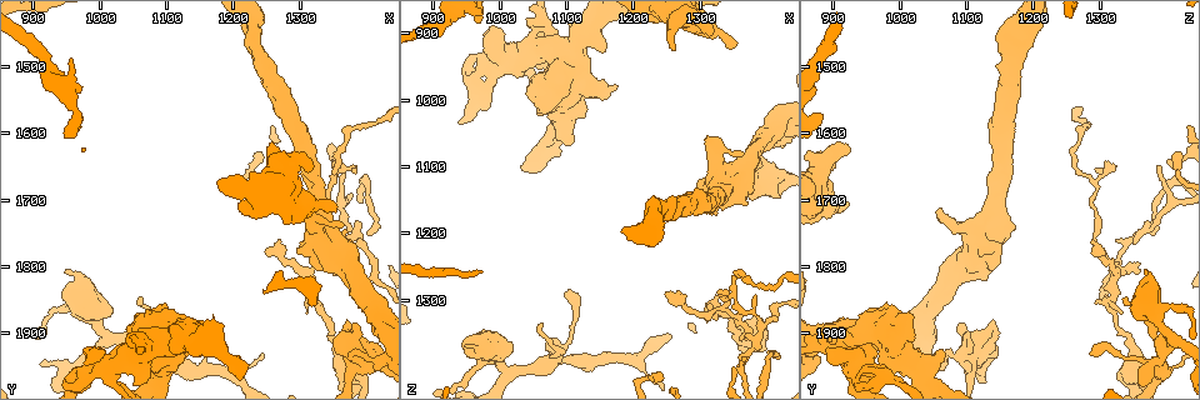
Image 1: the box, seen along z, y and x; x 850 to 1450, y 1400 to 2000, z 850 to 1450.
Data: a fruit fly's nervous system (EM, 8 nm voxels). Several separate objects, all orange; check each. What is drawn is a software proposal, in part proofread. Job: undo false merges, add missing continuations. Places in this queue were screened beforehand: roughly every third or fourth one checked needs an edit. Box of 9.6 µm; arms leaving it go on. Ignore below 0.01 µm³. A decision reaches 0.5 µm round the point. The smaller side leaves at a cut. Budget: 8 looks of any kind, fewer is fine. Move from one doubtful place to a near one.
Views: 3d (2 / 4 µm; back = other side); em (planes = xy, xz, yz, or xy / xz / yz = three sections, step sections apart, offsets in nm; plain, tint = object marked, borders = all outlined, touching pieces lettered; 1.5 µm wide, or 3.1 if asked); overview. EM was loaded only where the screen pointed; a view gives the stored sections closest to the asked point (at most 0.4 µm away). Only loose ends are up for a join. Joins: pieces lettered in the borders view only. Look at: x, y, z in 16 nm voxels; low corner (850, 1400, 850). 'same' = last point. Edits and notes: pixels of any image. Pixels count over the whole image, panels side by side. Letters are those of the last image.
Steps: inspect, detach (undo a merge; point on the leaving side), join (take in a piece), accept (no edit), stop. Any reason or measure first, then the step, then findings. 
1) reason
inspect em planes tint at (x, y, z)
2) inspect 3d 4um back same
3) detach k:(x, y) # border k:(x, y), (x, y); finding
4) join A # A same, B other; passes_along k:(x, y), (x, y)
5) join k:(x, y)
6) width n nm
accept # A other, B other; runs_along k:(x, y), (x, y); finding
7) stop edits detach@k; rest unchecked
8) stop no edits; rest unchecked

an open end
inspect em xz step 4 tint at (1415, 1920, 1150)

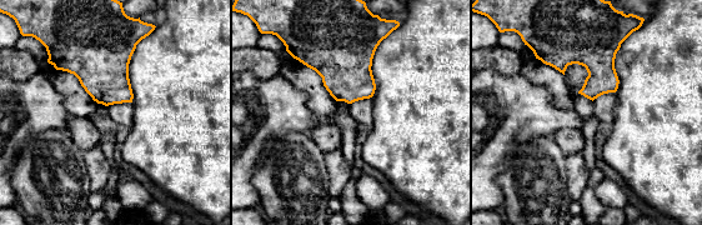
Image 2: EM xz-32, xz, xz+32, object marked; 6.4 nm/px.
cut it another way
inspect em planes borders same

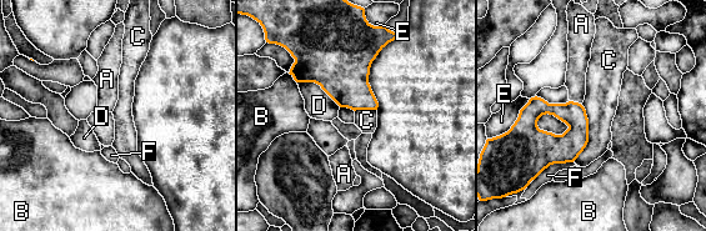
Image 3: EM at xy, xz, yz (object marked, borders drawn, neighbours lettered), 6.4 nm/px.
accept # A other, B other, C other, D other, E other, F other; border 3:(582, 105), (587, 144), (572, 161); no lettered piece goes on from it

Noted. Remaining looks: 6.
inspect 3d 2um at (1260, 1620, 920)

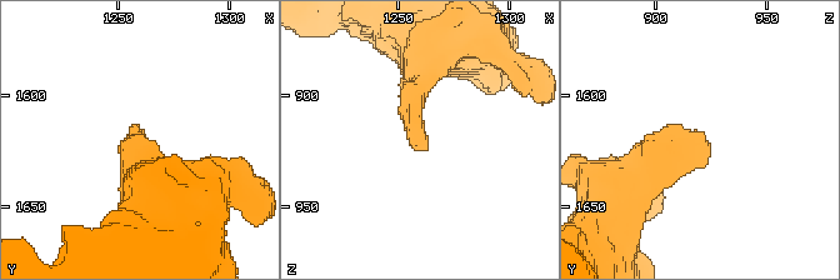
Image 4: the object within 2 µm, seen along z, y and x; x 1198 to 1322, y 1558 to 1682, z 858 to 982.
shape alone is not enough
inspect em planes borders at (1263, 1620, 923)

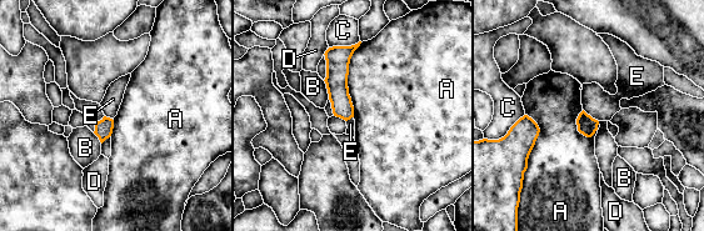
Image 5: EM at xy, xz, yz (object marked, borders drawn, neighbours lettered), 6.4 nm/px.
accept # A other, B other, C other, D other, E other; runs_along 5:(335, 49), (336, 88), (346, 116); none of them fits

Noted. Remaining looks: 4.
stops while still wide
inspect 3d 4um at (1105, 1865, 990)

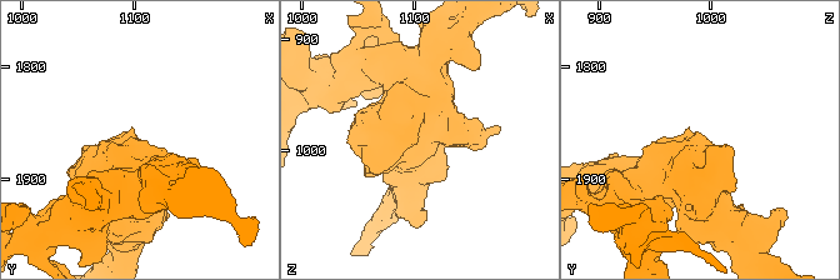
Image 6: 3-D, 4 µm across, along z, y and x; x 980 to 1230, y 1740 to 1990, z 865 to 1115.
now the EM
inspect em planes borders at (1104, 1864, 990)

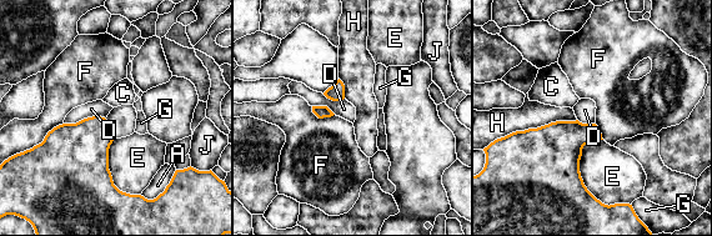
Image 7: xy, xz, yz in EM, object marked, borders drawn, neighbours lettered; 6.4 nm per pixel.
accept # A other, C other, D other, E other, F other, G other, H other, J other; border 7:(576, 119), (506, 136); no lettered piece goes on from it

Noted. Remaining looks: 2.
stop no edits; rest unchecked

